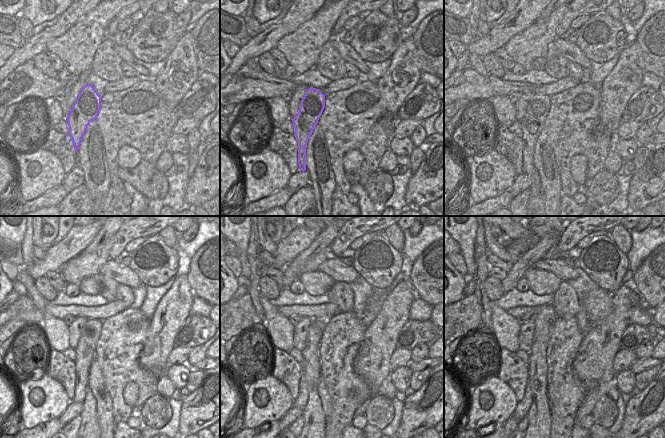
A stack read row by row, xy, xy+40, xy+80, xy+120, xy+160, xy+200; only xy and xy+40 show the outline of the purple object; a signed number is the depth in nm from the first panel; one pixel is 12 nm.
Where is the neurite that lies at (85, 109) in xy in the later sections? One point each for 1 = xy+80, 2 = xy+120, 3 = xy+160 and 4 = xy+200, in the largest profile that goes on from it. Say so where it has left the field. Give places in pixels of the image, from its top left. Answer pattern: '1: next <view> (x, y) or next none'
1: next xy+80 (533, 122)
2: next xy+120 (91, 331)
3: next xy+160 (316, 329)
4: next xy+200 (523, 407)

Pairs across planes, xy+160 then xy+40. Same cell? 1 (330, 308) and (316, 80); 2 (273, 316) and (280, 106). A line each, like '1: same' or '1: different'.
1: different
2: same

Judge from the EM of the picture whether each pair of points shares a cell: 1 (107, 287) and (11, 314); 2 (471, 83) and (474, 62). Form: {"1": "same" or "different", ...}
{"1": "different", "2": "different"}

